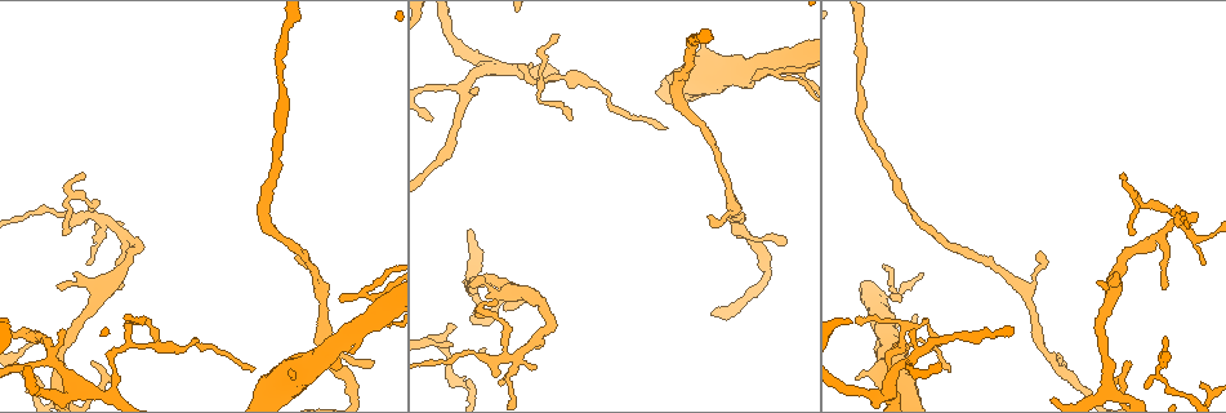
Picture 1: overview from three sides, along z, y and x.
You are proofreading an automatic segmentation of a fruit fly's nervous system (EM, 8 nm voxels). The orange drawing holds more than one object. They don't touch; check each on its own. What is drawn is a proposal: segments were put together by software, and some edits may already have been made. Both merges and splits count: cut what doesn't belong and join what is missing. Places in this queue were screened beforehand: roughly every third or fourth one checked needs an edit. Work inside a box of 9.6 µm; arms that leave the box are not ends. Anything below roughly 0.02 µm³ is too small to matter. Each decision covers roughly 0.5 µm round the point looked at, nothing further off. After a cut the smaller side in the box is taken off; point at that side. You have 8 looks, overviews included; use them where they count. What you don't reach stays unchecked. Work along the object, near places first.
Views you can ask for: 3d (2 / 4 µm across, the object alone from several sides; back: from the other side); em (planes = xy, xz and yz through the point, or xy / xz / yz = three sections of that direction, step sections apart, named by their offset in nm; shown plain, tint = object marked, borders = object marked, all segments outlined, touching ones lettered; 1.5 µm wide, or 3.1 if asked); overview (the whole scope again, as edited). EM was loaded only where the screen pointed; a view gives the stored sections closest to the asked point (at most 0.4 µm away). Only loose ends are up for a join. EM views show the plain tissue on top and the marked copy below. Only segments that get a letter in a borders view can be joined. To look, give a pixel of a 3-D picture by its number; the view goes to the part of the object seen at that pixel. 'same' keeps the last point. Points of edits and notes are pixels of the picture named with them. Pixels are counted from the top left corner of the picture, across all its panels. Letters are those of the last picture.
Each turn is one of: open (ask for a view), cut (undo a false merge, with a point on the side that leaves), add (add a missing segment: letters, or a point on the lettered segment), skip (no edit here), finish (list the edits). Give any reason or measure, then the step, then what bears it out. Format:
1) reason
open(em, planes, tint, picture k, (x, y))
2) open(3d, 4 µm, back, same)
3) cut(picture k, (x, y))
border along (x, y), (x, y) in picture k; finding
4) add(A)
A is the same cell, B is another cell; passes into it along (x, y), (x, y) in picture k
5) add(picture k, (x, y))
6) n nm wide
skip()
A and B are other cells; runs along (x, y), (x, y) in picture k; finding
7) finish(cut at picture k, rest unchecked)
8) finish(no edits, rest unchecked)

an open end
open(3d, 2 µm, picture 1, (56, 286))

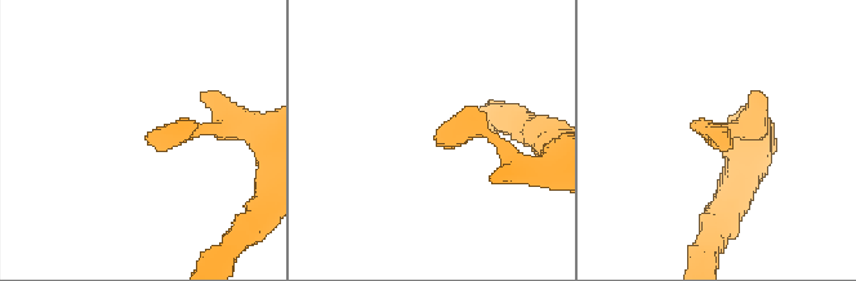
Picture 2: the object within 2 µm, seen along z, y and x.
shape alone is not enough
open(em, yz, step 4, borders, picture 2, (439, 141))

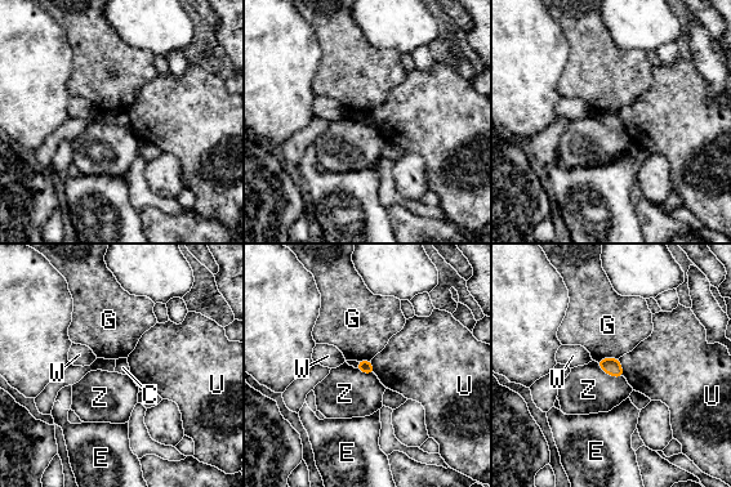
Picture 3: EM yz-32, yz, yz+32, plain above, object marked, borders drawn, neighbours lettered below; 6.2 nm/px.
another direction
open(em, planes, borders, same)

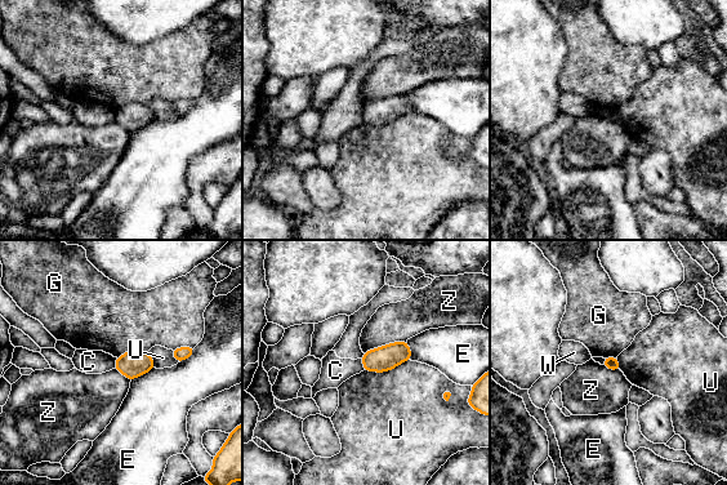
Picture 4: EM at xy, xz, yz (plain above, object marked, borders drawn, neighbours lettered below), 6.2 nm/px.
skip()
C, E, G, U, W and Z are other cells; none of them fits

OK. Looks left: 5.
an open end
open(3d, 4 µm, picture 1, (912, 329))

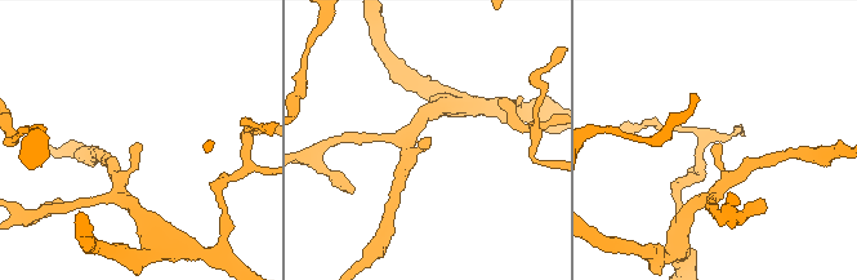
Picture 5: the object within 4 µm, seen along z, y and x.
open(em, xy, step 4, tint, picture 5, (426, 143))

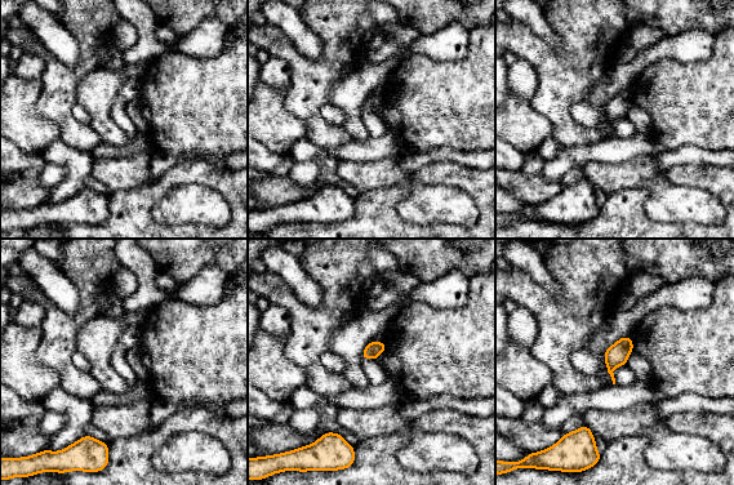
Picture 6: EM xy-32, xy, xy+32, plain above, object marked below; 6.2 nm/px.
open(em, planes, borders, same)

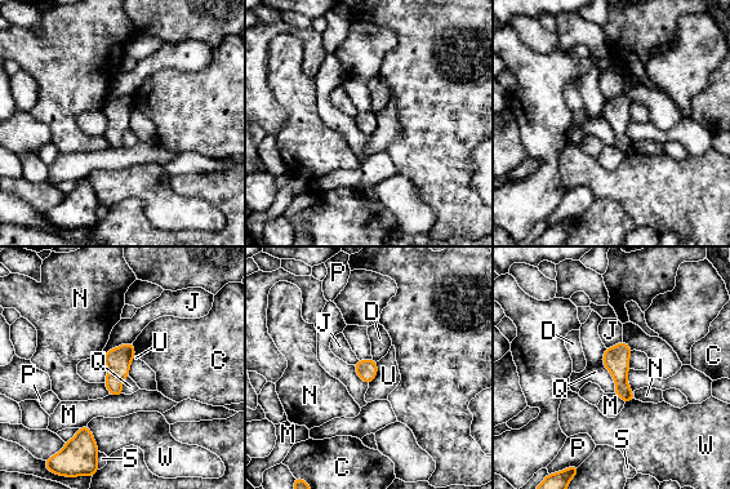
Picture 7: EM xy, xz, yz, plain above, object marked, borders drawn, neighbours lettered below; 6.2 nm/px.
Q touches over 280 nm
skip()
C, D, J, M, N, P, Q, S, U and W are other cells; no lettered segment goes on from it

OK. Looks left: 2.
tapers out
open(em, xz, step 4, borders, picture 1, (144, 317))

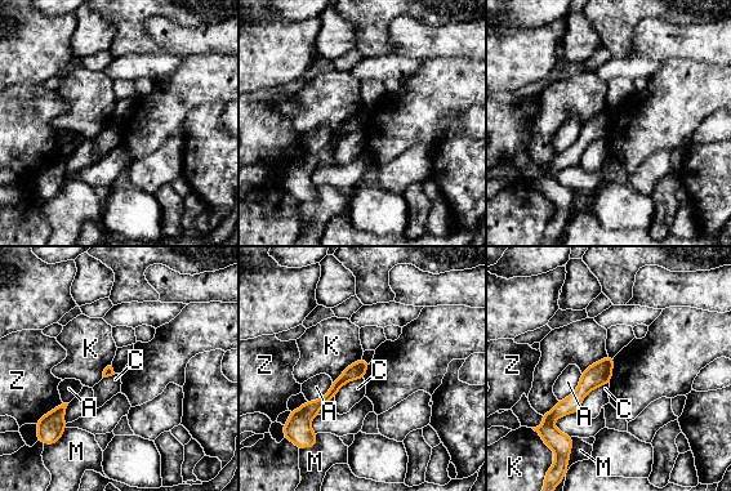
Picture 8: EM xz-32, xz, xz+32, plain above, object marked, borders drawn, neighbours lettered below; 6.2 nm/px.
open(em, planes, borders, same)

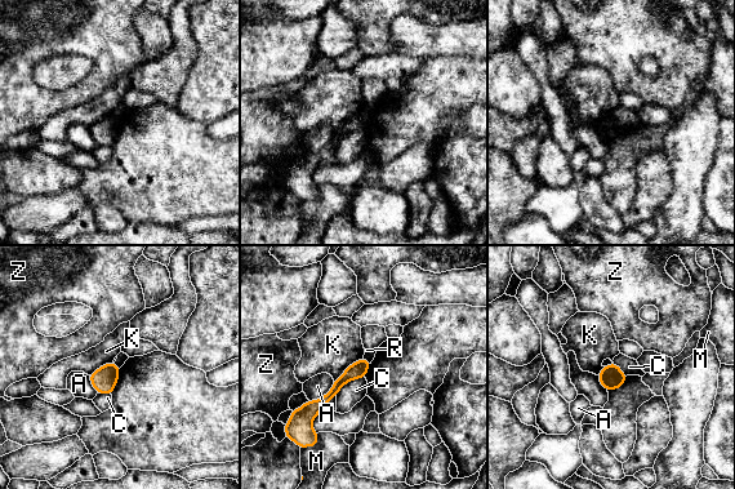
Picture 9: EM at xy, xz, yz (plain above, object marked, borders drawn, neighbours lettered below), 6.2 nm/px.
K touches over 240 nm
skip()
A, C, K, M, R and Z are other cells; border along (364, 358), (370, 363) in picture 9; none of them fits

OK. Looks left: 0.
finish(no edits, rest unchecked)

